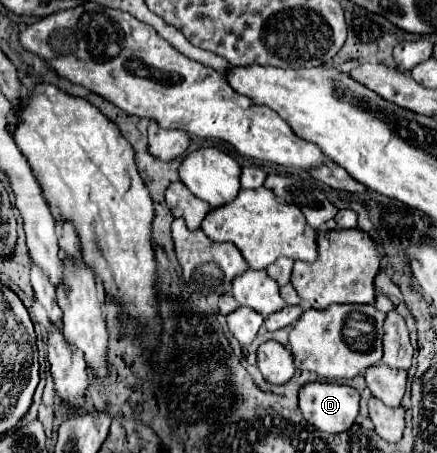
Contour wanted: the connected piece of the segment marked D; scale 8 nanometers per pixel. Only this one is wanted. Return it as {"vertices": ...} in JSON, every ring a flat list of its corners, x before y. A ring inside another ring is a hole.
{"vertices":[[309,383,301,389,303,417,317,429,337,435,347,431,359,413,359,391,339,383]]}

